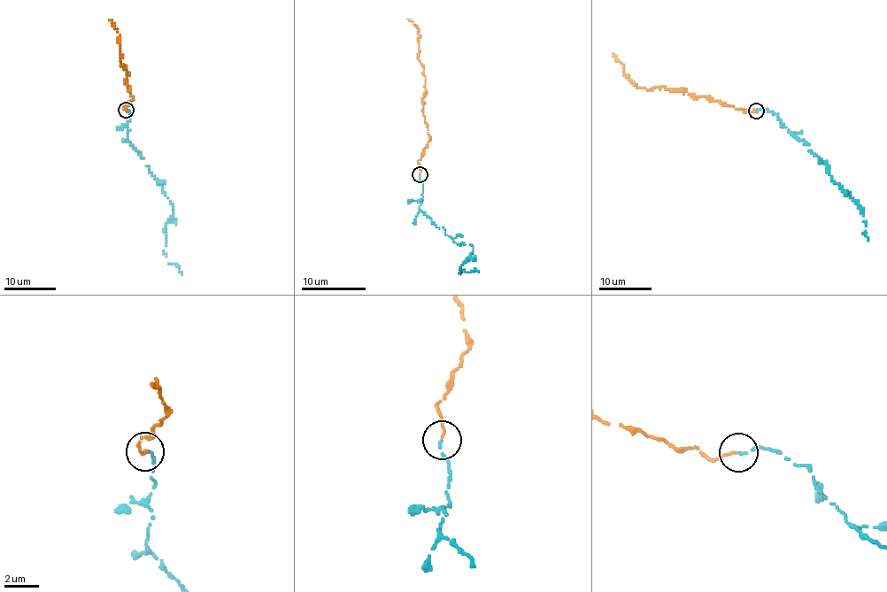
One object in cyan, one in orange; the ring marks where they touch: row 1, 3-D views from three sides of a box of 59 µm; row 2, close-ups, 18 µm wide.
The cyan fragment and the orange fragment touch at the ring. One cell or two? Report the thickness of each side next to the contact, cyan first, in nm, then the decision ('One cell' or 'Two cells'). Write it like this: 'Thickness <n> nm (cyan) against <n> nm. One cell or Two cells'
Thickness 140 nm (cyan) against 140 nm. One cell

